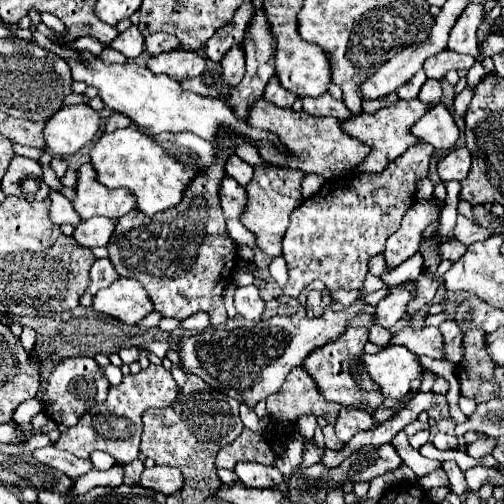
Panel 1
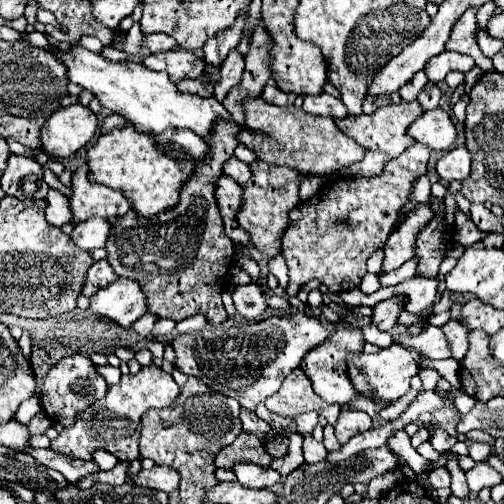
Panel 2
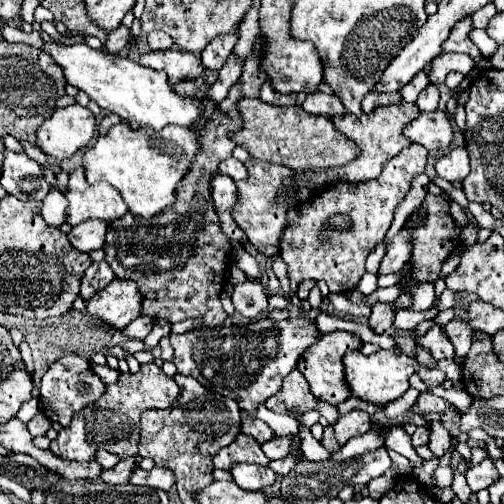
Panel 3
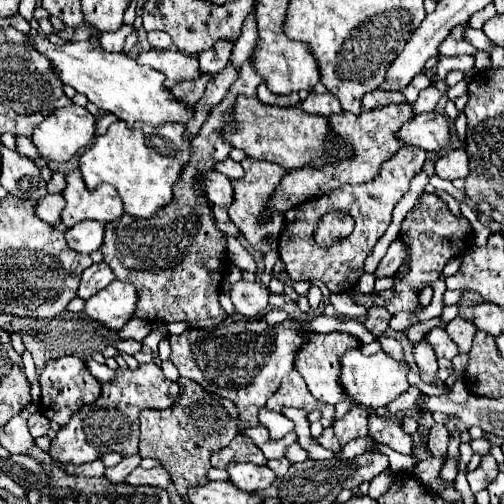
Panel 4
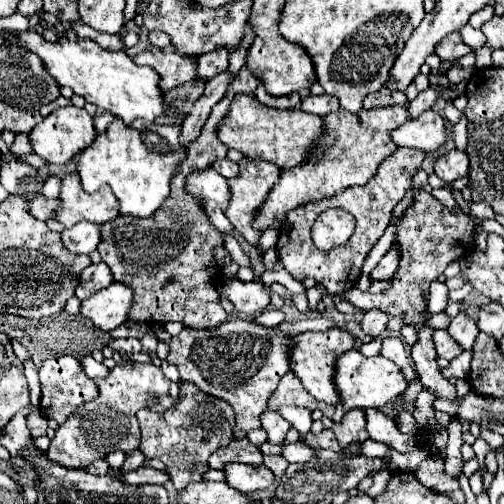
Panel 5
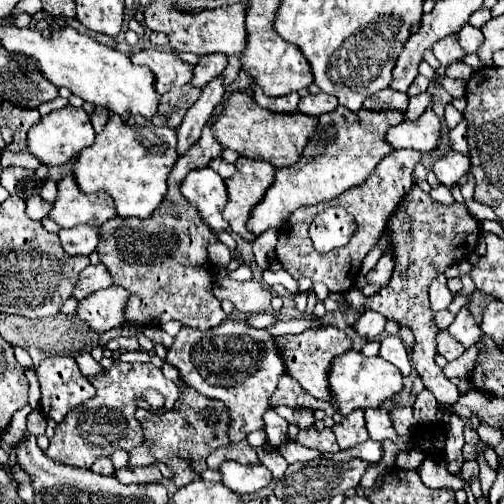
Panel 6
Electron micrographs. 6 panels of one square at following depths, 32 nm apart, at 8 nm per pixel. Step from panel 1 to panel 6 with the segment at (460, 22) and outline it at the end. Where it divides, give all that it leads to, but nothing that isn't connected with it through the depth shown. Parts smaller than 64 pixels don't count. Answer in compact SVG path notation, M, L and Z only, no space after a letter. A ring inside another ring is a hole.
M452 34L452 36L446 36L444 40L438 40L434 46L432 46L432 54L438 58L440 62L440 68L436 70L440 76L444 76L444 70L448 64L456 62L456 60L462 60L464 56L464 50L462 46L458 44L458 38Z

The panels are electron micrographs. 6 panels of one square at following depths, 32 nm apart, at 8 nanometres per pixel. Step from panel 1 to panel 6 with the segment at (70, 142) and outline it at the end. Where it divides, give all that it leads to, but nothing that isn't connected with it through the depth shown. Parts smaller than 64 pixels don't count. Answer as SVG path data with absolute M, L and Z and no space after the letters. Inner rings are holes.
M66 106L46 114L38 124L28 130L26 136L26 152L36 156L46 166L62 166L70 162L80 150L88 148L94 142L94 128L90 124L90 116L82 108Z

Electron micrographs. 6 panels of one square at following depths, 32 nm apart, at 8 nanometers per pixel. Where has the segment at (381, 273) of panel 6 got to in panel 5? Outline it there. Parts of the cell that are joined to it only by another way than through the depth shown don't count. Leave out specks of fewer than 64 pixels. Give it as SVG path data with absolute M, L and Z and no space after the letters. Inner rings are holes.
M394 244L386 256L378 262L378 266L370 272L370 280L376 282L376 280L392 280L396 268L398 268L398 258L400 258L400 250L398 250L398 244Z

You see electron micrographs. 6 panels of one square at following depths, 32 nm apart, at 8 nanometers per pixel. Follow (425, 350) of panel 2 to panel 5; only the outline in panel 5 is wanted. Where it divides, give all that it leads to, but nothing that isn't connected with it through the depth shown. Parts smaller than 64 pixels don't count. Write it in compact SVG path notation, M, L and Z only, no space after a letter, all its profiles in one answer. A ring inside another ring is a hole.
M436 330L434 332L434 344L436 344L438 356L442 356L446 360L452 360L452 358L462 354L462 348L456 344L456 340L452 340L452 336L448 336L446 330Z

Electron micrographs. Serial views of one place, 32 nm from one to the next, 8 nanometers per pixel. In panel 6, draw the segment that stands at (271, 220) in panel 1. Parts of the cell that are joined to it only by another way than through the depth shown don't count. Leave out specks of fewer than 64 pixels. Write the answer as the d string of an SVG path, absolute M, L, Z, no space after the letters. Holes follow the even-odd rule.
M238 158L234 166L234 176L224 180L228 190L228 204L224 206L222 216L230 224L232 232L240 234L248 242L254 242L254 234L246 230L248 212L254 208L254 204L258 204L264 198L268 186L274 180L276 168L268 162L248 158Z

